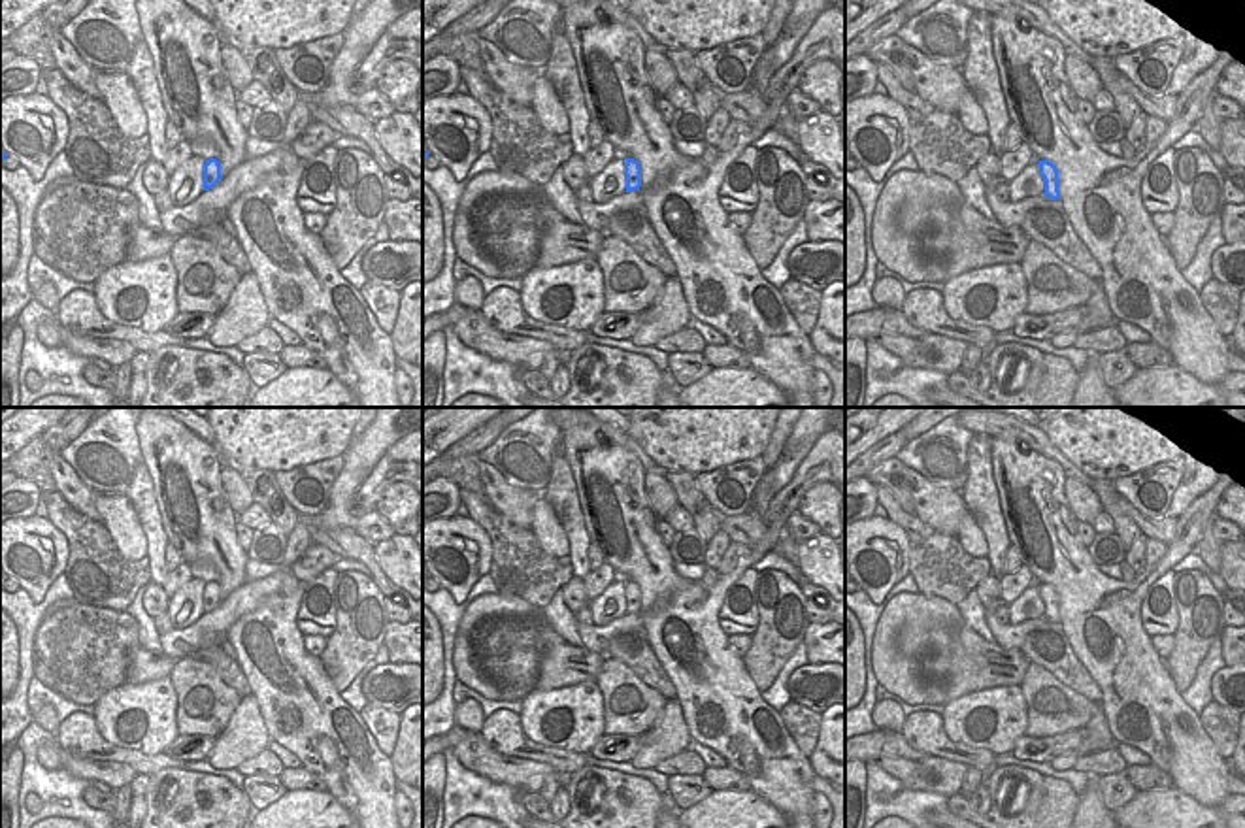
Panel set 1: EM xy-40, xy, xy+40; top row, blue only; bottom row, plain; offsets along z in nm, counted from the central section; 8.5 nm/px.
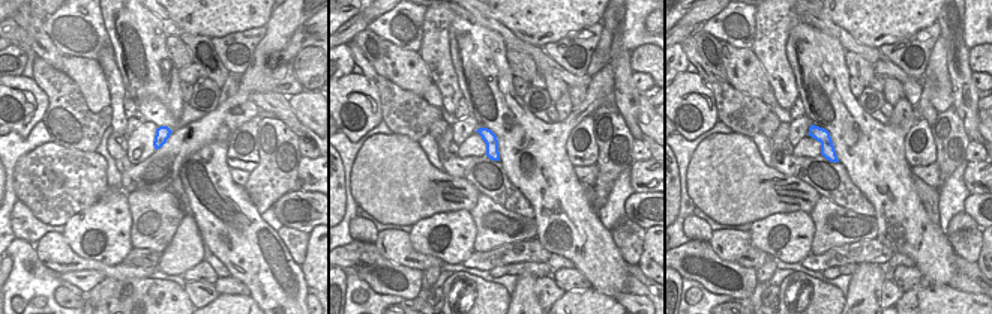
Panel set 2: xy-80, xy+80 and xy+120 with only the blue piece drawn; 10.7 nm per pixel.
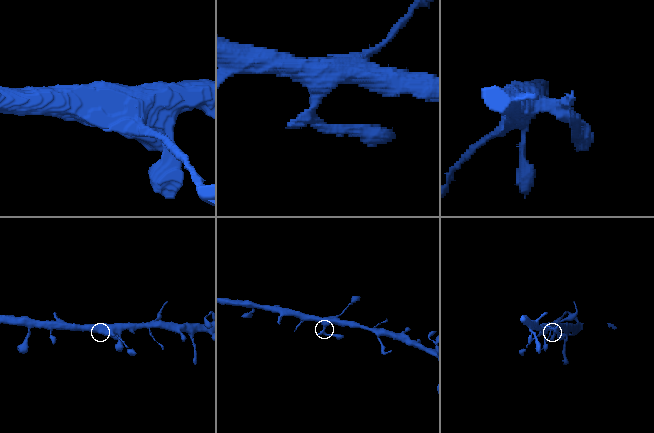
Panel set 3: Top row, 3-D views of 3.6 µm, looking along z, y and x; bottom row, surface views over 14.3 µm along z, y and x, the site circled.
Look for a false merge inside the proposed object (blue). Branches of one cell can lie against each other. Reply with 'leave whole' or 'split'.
split

